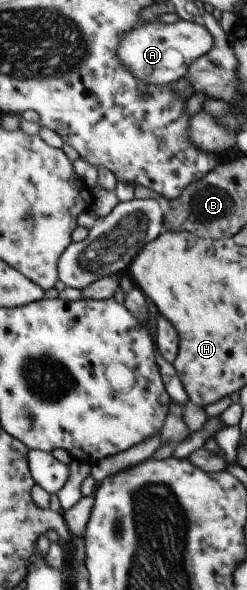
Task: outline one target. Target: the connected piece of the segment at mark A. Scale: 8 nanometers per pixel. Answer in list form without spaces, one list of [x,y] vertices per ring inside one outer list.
[[[181,18],[174,24],[161,23],[158,20],[142,24],[128,32],[122,38],[122,48],[118,48],[118,58],[130,72],[151,85],[170,85],[179,78],[187,78],[190,64],[210,52],[213,47],[213,36],[204,25],[196,24],[187,18]]]

